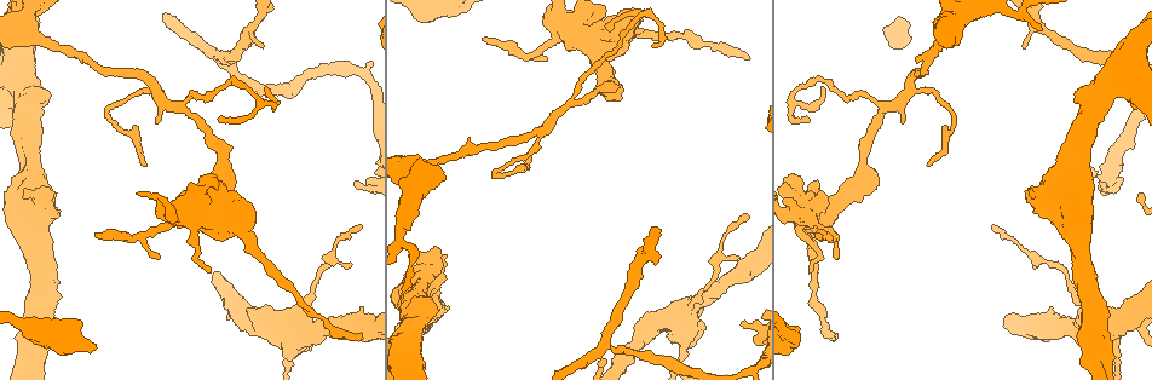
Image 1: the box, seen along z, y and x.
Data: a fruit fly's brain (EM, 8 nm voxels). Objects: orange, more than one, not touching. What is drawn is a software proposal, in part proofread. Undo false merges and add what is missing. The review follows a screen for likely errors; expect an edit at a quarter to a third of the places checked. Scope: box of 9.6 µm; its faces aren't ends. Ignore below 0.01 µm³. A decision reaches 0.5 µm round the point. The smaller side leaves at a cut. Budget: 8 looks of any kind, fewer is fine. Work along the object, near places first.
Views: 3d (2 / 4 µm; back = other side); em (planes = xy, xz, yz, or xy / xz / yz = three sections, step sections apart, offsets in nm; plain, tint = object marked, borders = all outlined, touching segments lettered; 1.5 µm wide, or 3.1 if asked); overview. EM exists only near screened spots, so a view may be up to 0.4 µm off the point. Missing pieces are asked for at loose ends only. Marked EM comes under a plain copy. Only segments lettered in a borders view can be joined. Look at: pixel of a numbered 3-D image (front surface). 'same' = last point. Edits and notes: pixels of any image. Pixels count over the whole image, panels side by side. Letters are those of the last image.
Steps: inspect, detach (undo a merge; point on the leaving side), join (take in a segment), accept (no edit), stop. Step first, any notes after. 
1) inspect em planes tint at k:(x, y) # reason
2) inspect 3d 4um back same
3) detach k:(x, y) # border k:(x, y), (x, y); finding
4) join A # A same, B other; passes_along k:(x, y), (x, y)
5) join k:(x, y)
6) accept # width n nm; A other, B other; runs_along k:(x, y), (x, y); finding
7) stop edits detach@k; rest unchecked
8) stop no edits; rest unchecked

inspect em xy step 4 tint at 1:(167, 224) # four-way junction

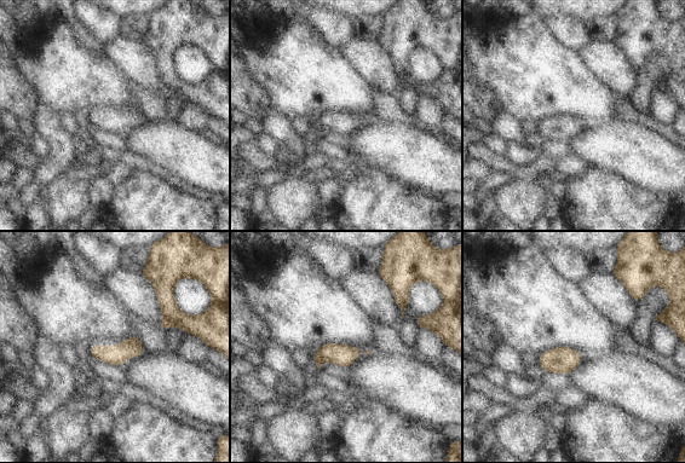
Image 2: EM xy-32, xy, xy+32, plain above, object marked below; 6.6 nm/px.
inspect em yz step 4 borders same

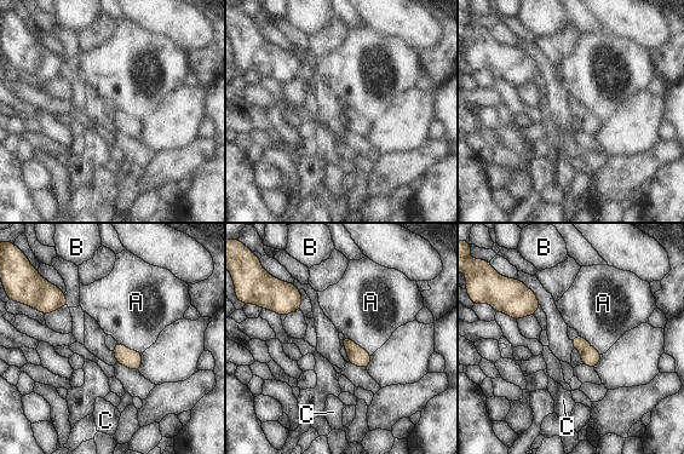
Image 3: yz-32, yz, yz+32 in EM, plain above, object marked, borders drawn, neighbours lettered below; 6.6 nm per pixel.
accept # A other, B other, C other; all the same neuron

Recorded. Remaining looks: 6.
inspect em xy step 8 tint at 1:(909, 91) # side arm on a straight run

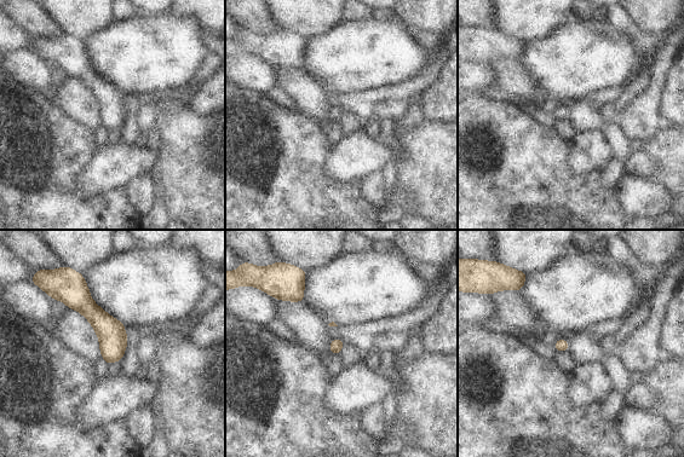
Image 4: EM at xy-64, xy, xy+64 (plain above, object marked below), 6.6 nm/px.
inspect em xz step 8 tint same # cut it another way

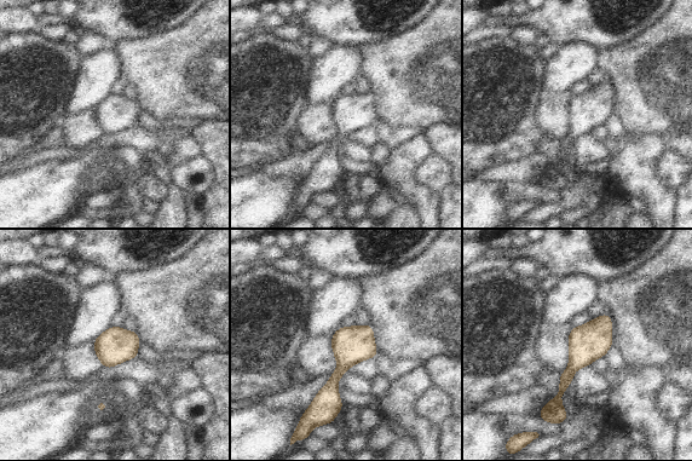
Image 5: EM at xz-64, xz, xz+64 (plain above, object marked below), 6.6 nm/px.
inspect em xz step 8 borders same # what lies round it

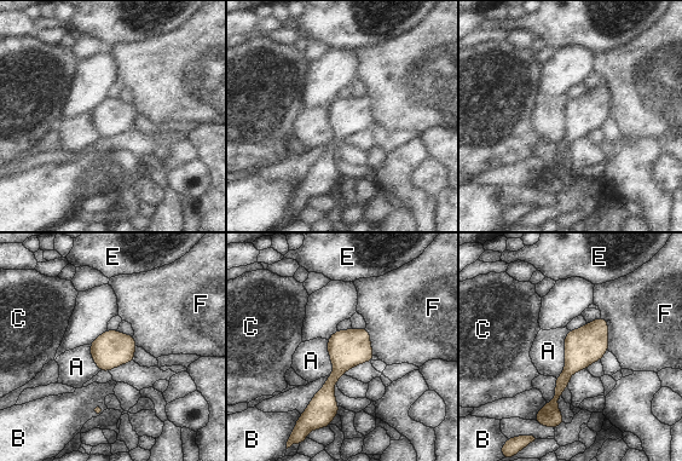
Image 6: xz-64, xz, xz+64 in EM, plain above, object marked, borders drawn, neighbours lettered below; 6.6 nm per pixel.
accept # A other, B other, C other, E other, F other; runs_along 6:(602, 321), (560, 386), (558, 415); one neuron here

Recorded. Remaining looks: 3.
inspect 3d 2um at 1:(350, 262)

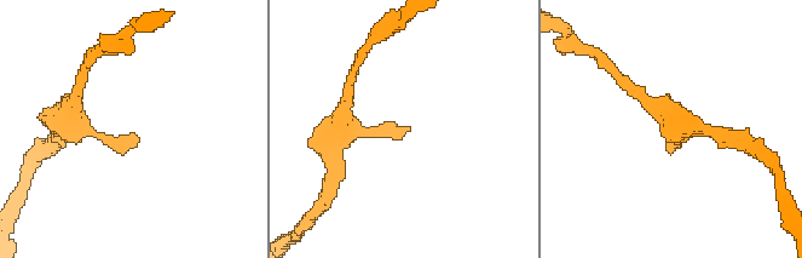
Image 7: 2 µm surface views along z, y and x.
inspect em xz step 8 tint at 7:(134, 135)

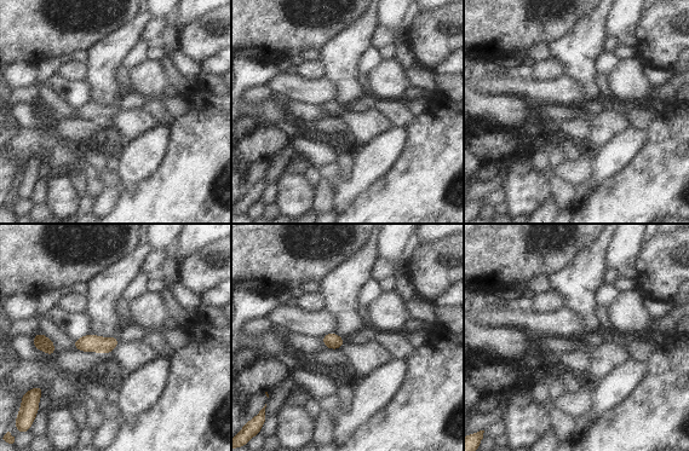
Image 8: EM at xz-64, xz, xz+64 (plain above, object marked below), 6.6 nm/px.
inspect em planes borders same

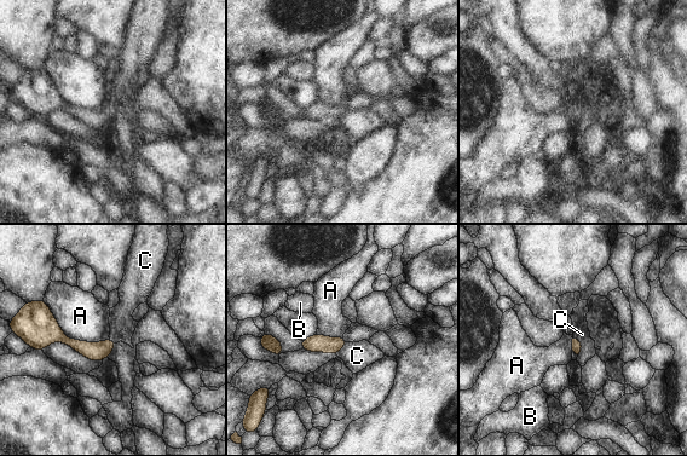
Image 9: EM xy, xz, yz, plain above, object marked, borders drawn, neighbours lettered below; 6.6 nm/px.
accept # A other, B other, C other; none of them fits

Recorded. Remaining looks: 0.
stop no edits; rest unchecked

